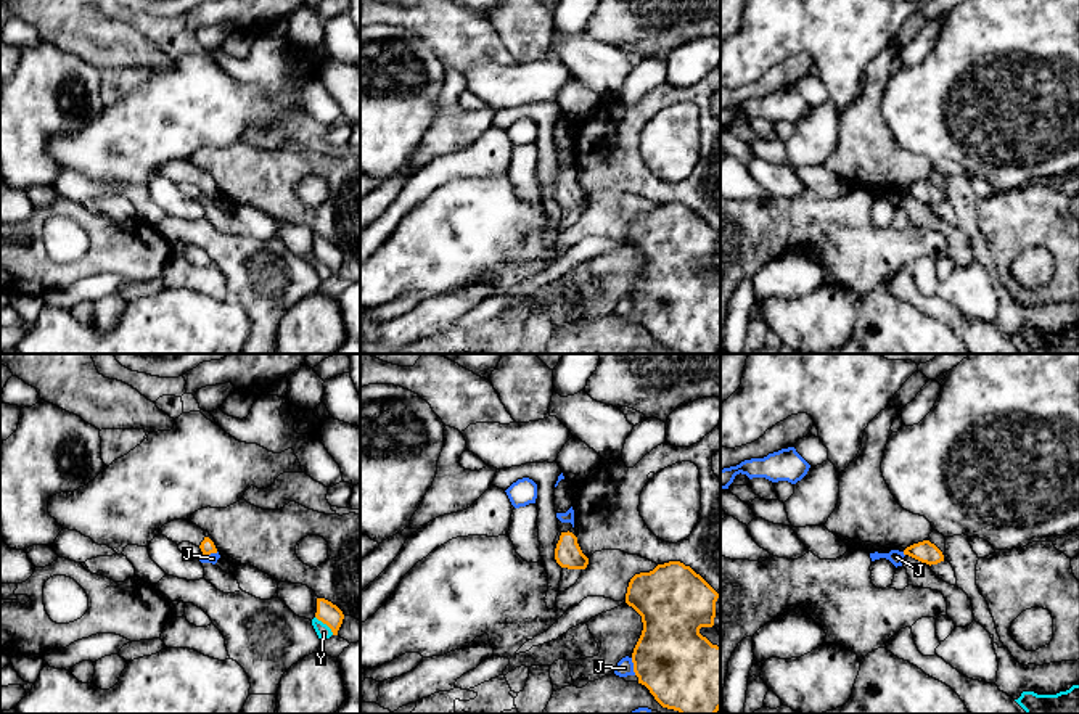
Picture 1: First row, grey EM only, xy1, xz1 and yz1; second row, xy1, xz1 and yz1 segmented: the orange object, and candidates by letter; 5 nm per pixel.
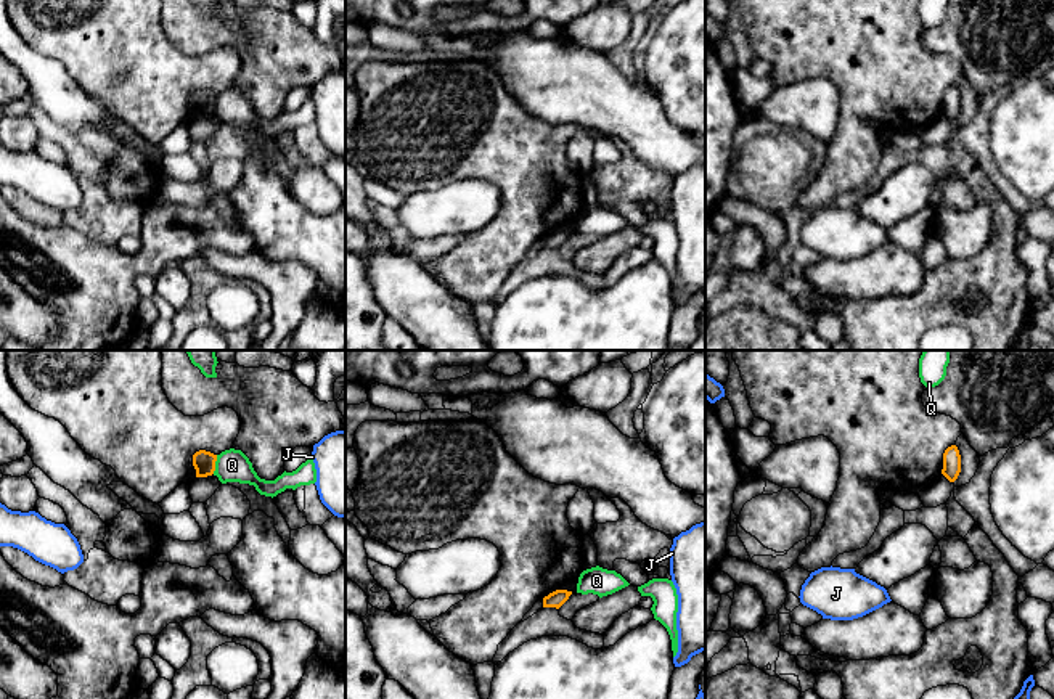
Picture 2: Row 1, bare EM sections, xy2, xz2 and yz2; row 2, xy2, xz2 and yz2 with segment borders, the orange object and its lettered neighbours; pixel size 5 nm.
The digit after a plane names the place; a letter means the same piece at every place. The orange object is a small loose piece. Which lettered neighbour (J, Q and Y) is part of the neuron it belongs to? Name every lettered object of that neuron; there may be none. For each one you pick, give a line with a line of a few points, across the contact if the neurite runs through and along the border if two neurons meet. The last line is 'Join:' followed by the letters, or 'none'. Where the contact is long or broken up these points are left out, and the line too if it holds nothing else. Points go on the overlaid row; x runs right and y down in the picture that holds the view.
Join: none

